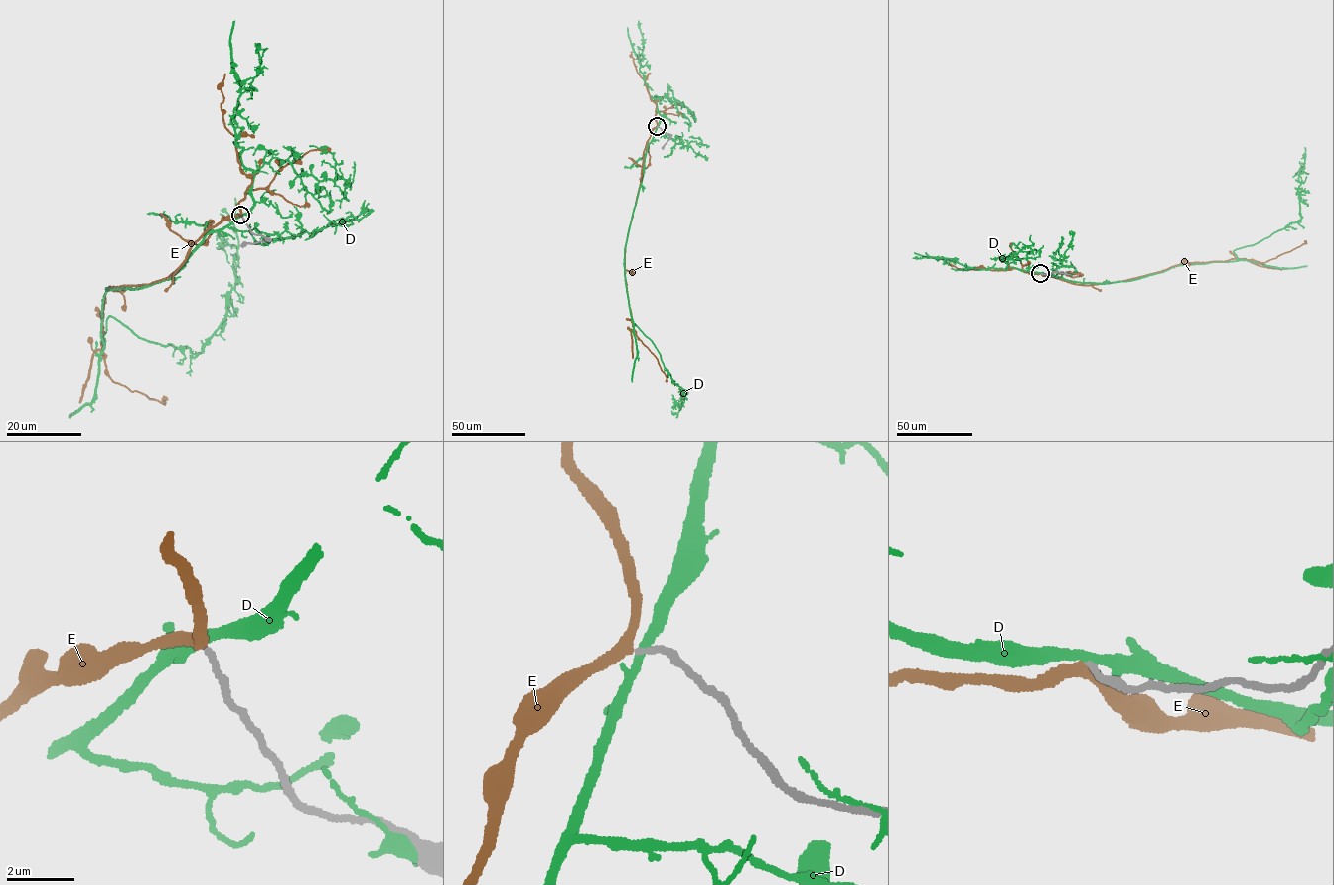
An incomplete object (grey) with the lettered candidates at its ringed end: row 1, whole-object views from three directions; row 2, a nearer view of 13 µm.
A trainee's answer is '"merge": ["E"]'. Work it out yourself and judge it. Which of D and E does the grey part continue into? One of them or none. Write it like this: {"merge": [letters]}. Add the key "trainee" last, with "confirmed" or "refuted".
{"merge": ["E"], "trainee": "confirmed"}

